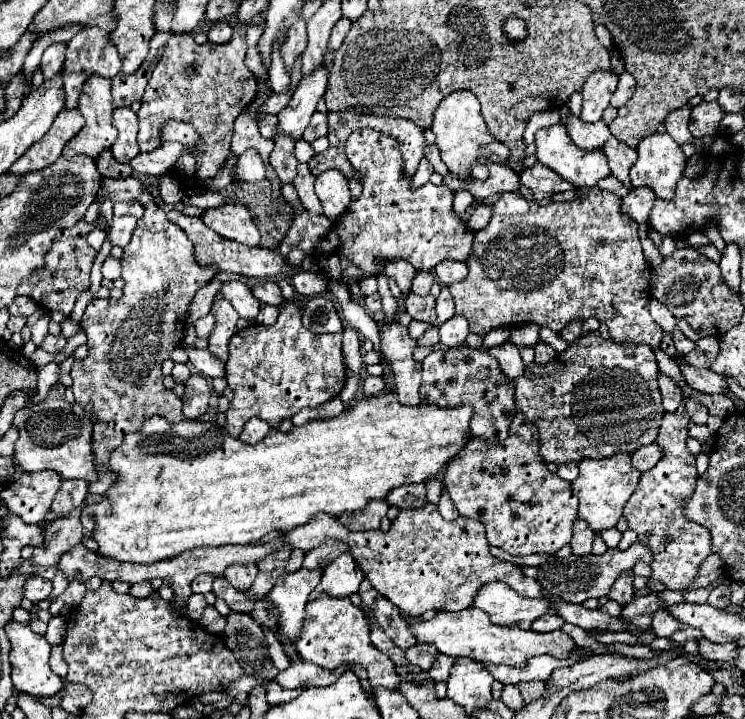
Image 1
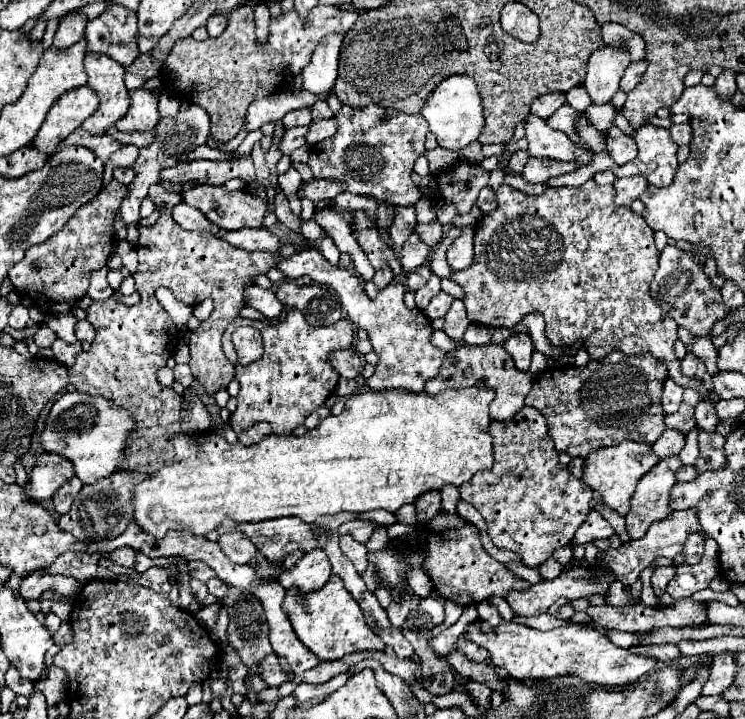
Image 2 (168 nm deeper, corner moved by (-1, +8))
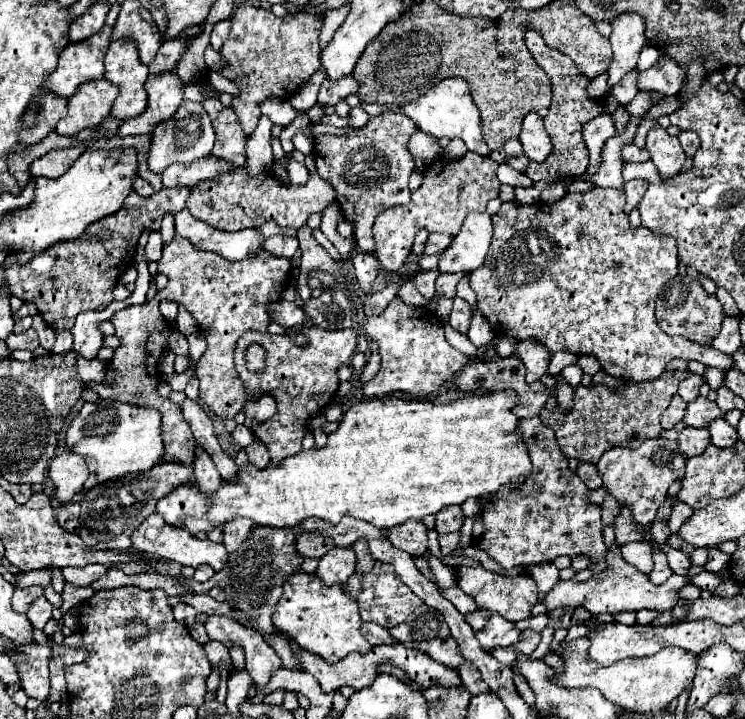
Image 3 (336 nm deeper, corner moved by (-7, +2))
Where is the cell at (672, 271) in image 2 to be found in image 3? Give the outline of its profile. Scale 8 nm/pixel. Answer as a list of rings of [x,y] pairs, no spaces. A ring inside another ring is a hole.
[[[676,275],[672,281],[668,281],[656,299],[656,321],[668,335],[682,335],[696,343],[710,345],[712,339],[720,331],[720,323],[724,317],[724,309],[716,295],[710,295],[704,291],[704,287],[690,279],[688,275]]]

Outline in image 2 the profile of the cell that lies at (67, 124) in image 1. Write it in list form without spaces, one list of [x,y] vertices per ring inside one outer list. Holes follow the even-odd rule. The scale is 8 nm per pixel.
[[[88,85],[64,93],[54,103],[54,109],[50,109],[42,129],[34,137],[34,149],[48,155],[54,153],[56,147],[98,109],[98,103],[98,95]]]

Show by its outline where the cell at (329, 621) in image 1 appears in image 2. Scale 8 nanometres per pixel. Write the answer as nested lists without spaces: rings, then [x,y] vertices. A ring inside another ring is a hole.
[[[332,575],[318,593],[310,593],[310,597],[306,597],[306,601],[302,603],[294,597],[294,593],[286,593],[282,607],[284,607],[284,613],[288,613],[288,619],[298,639],[320,661],[336,661],[354,651],[382,651],[384,649],[382,639],[366,625],[364,615],[358,609],[358,603],[350,597],[350,593],[346,591],[338,575]]]

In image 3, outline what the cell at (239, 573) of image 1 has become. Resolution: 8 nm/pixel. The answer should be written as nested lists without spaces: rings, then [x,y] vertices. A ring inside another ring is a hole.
[[[244,517],[234,519],[232,523],[224,525],[224,547],[228,553],[236,551],[242,545],[242,541],[246,541],[250,537],[252,525],[254,523],[250,519],[244,519]]]

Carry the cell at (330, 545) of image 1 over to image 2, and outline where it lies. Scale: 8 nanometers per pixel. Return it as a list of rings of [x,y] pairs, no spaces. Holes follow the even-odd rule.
[[[350,521],[340,527],[340,535],[352,535],[352,537],[358,537],[358,541],[366,543],[378,527],[384,527],[384,525],[378,525],[372,521]]]

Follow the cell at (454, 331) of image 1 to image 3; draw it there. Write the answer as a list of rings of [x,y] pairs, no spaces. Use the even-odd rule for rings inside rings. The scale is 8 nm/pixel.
[[[454,297],[454,309],[452,309],[450,317],[448,317],[450,325],[452,325],[456,331],[460,331],[460,333],[466,335],[466,331],[468,331],[468,327],[470,327],[470,317],[472,317],[470,305],[468,305],[464,299]]]

